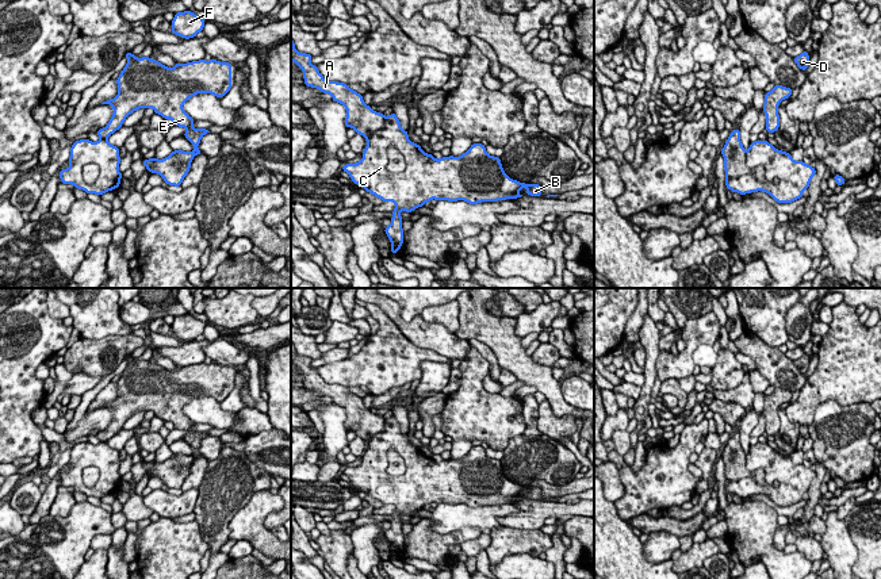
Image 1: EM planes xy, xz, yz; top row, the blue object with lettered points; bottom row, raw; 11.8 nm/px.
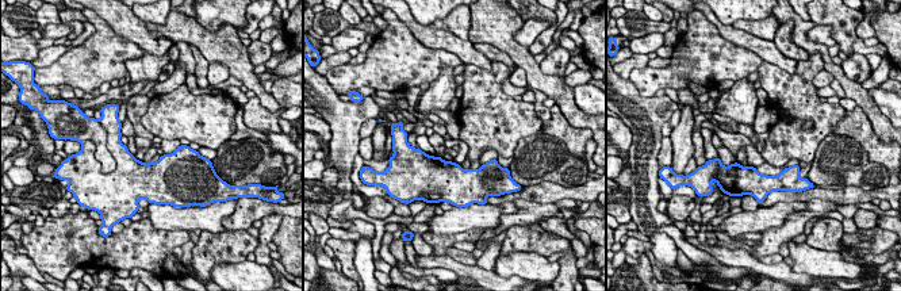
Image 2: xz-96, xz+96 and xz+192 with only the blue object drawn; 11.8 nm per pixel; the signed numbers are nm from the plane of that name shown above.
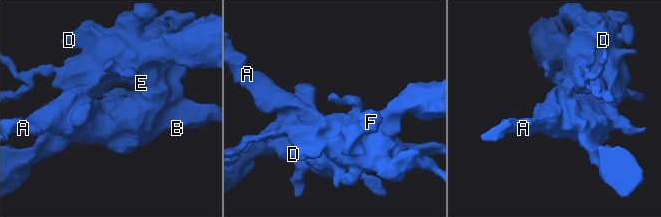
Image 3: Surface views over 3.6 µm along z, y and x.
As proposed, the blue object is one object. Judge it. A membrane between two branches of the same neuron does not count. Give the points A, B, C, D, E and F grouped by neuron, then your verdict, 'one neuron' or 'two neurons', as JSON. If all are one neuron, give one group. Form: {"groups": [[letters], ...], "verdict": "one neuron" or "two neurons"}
{"groups": [["A", "B", "C", "D", "E", "F"]], "verdict": "one neuron"}

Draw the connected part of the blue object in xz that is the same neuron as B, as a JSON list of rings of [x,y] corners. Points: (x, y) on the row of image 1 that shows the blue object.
[[[291,39],[291,61],[302,69],[304,85],[330,93],[346,110],[346,129],[352,127],[367,139],[361,161],[345,164],[342,170],[383,203],[395,203],[391,225],[384,229],[391,253],[398,253],[403,244],[401,212],[411,212],[432,199],[478,204],[521,198],[521,188],[526,189],[526,195],[541,196],[541,185],[510,179],[501,158],[487,154],[480,142],[472,143],[459,157],[436,160],[426,154],[409,139],[409,131],[402,130],[394,112],[384,116],[367,106],[349,85],[325,80],[311,58],[298,53]]]

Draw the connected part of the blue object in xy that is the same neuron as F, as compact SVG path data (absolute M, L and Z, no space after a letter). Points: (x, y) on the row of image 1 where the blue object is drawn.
M191 11L177 12L171 23L172 34L181 38L195 38L198 32L203 31L206 20Z

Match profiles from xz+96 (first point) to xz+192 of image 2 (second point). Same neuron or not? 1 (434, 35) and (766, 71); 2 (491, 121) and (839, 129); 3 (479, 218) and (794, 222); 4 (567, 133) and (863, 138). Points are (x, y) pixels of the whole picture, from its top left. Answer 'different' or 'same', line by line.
1: different
2: different
3: different
4: same

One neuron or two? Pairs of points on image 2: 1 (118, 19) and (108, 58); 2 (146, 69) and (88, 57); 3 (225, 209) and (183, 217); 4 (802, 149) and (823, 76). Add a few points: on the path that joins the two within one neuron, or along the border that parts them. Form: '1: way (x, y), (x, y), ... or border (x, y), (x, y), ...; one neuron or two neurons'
1: border (95, 14), (118, 34), (141, 49); two neurons
2: border (144, 52), (137, 58), (129, 58), (125, 68); two neurons
3: way (214, 214), (211, 217), (194, 217); one neuron
4: border (823, 68), (813, 79), (815, 87); two neurons

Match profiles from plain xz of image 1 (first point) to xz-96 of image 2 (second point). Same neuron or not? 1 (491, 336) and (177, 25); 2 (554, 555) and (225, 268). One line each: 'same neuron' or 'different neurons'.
1: same neuron
2: different neurons

